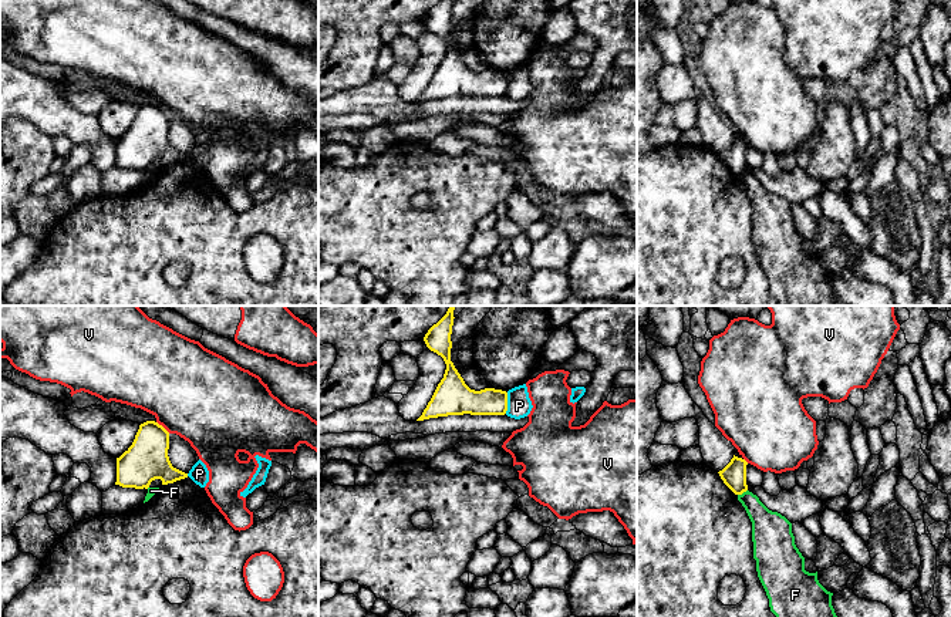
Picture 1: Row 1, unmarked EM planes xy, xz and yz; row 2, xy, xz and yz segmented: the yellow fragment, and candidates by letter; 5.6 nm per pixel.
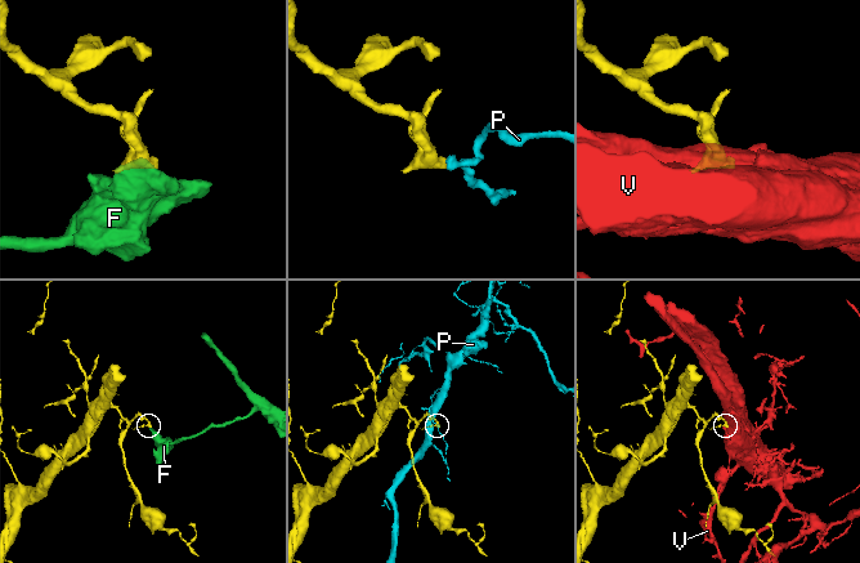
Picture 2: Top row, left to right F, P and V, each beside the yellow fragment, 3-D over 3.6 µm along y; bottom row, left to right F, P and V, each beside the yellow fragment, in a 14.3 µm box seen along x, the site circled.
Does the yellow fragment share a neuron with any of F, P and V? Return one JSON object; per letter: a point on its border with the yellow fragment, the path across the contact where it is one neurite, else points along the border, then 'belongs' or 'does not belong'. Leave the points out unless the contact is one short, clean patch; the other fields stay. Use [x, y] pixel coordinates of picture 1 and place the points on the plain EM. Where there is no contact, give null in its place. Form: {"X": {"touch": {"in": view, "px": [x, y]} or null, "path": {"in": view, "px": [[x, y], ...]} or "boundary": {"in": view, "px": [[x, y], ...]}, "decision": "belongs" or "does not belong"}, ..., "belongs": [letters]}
{"F": {"touch": {"in": "yz", "px": [742, 174]}, "boundary": {"in": "yz", "px": [[747, 171], [738, 176]]}, "decision": "does not belong"}, "P": {"touch": {"in": "xz", "px": [506, 84]}, "decision": "does not belong"}, "V": {"touch": {"in": "xy", "px": [162, 108]}, "decision": "does not belong"}, "belongs": []}

